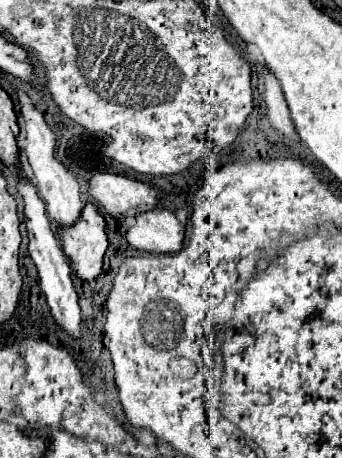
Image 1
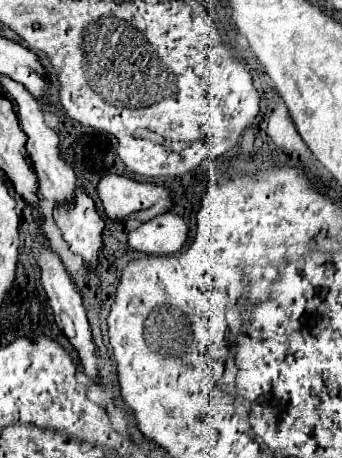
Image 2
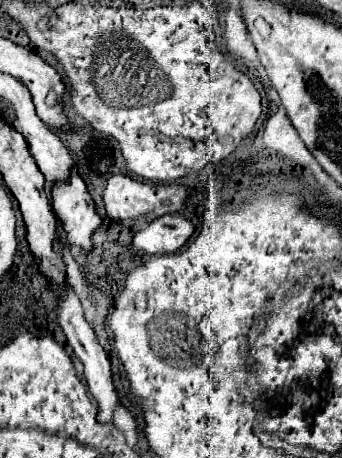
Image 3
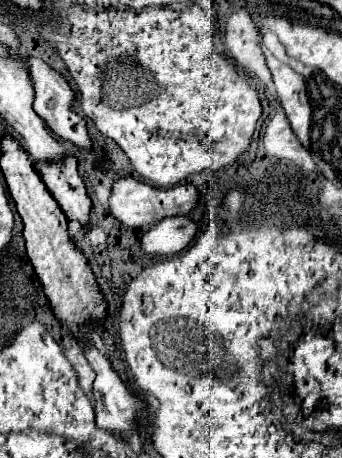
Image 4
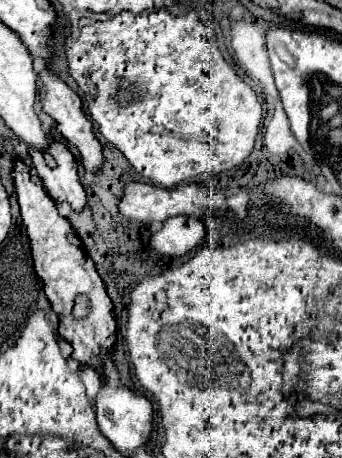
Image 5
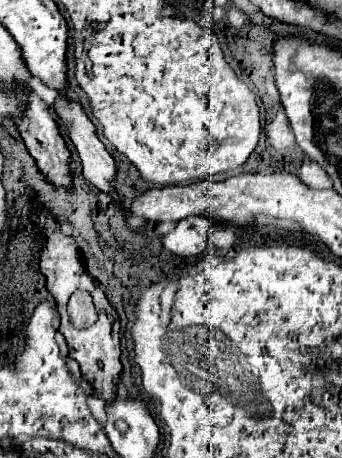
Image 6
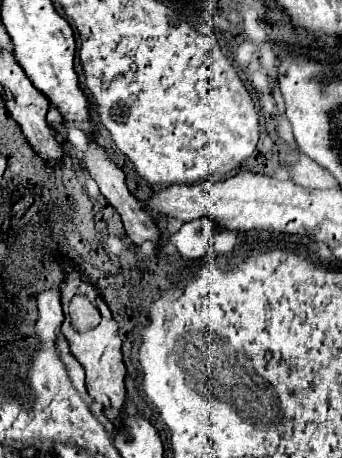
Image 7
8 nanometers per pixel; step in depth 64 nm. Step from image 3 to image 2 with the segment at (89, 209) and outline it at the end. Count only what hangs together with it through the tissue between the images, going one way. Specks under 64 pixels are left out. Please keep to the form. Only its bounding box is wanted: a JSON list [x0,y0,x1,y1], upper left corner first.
[54,188,104,268]

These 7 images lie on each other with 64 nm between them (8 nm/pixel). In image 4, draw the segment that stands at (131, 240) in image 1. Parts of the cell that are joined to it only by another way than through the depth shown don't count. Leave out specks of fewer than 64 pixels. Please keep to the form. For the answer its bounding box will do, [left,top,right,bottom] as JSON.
[142,216,198,256]

